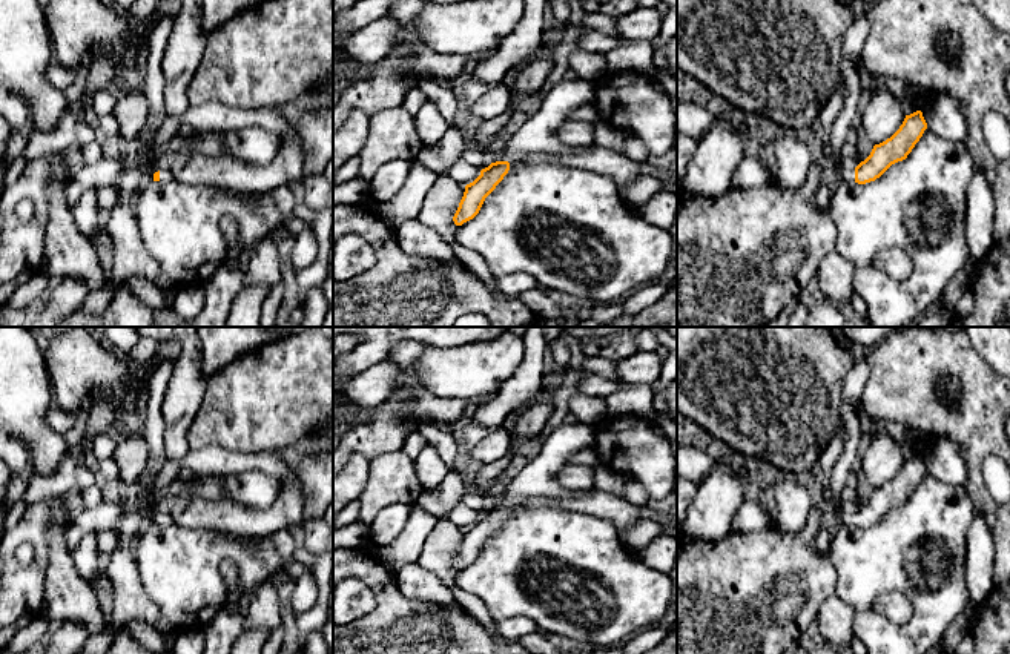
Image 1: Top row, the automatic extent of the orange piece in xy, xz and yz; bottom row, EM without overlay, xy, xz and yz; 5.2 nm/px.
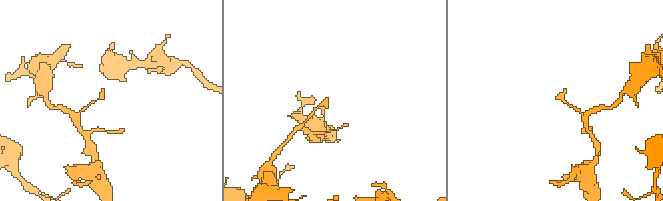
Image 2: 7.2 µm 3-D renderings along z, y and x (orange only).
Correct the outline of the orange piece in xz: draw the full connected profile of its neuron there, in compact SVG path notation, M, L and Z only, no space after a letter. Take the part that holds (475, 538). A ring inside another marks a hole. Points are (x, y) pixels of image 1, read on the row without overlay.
M562 424L543 441L539 453L507 484L500 496L502 505L491 507L480 519L465 530L464 540L453 560L456 570L473 563L485 542L510 514L510 507L537 496L574 497L579 493L563 488L557 474L569 459L585 447L594 445L594 425Z

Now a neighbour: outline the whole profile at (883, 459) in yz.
M870 424L866 428L870 433L870 444L863 457L863 465L866 479L875 490L890 482L903 468L906 459L903 447L886 436L876 424Z

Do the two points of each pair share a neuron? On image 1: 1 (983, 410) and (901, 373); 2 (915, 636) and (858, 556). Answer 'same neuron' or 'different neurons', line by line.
1: same neuron
2: same neuron

